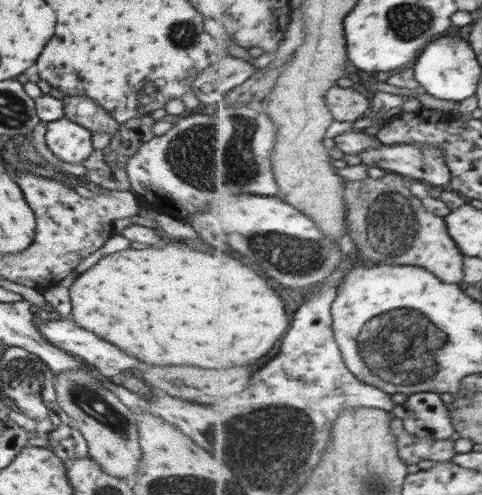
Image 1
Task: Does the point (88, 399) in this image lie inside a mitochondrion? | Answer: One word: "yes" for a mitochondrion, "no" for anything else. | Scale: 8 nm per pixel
yes

